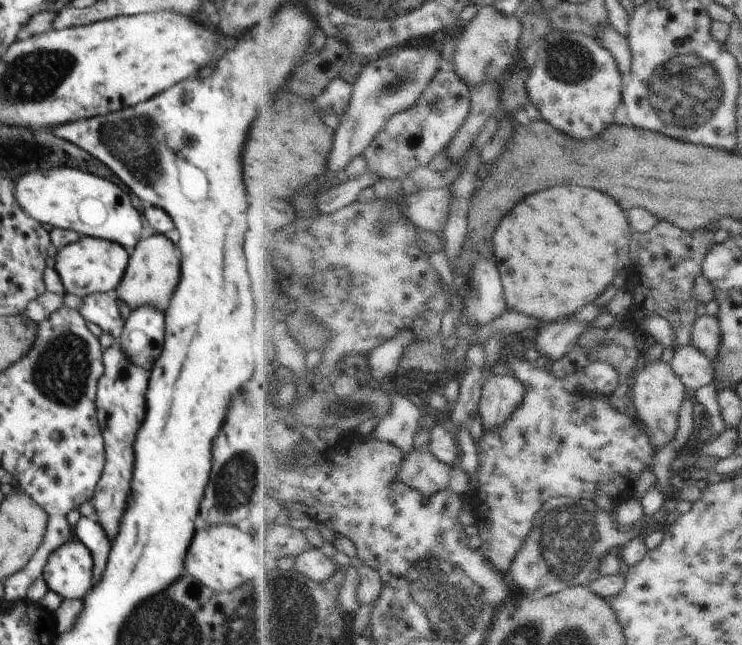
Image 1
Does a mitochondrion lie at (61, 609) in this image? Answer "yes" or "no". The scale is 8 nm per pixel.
no

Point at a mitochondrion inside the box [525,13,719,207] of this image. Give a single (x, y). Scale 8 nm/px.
(565, 60)

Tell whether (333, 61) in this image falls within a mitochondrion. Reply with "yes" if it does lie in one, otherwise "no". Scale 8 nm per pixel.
yes

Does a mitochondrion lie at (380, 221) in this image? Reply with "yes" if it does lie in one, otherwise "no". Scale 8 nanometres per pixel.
yes

